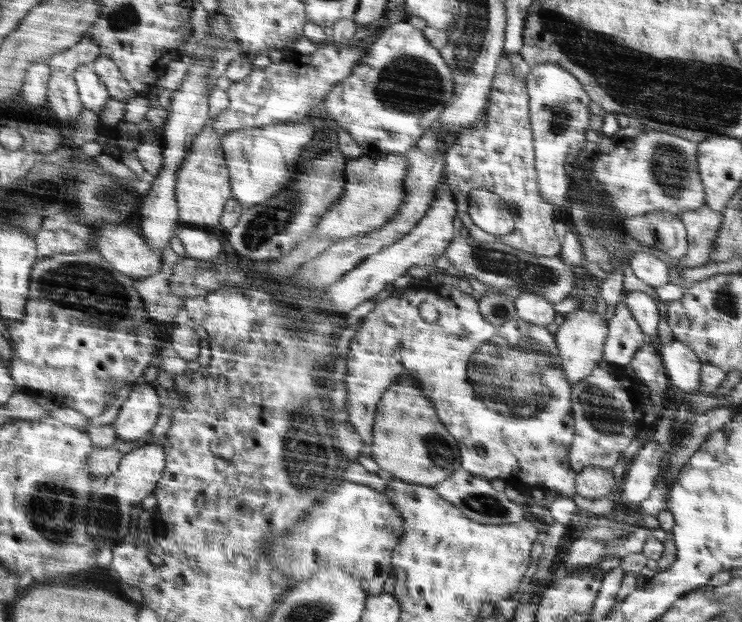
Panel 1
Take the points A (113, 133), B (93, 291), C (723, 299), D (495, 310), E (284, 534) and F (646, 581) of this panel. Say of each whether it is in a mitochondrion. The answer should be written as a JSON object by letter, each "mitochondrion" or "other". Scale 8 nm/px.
{"A":"other","B":"mitochondrion","C":"mitochondrion","D":"mitochondrion","E":"other","F":"other"}

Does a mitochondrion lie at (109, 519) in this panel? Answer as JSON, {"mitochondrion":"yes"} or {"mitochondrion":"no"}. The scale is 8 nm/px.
{"mitochondrion":"yes"}

